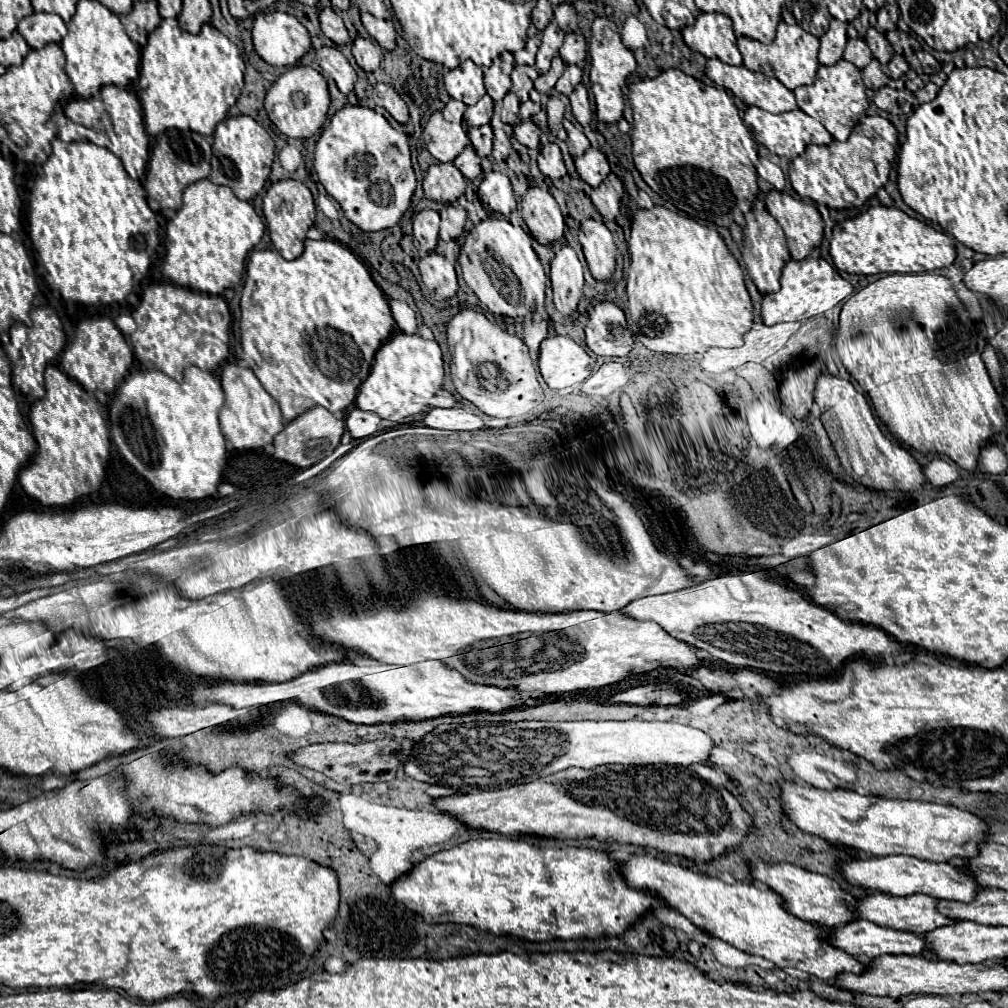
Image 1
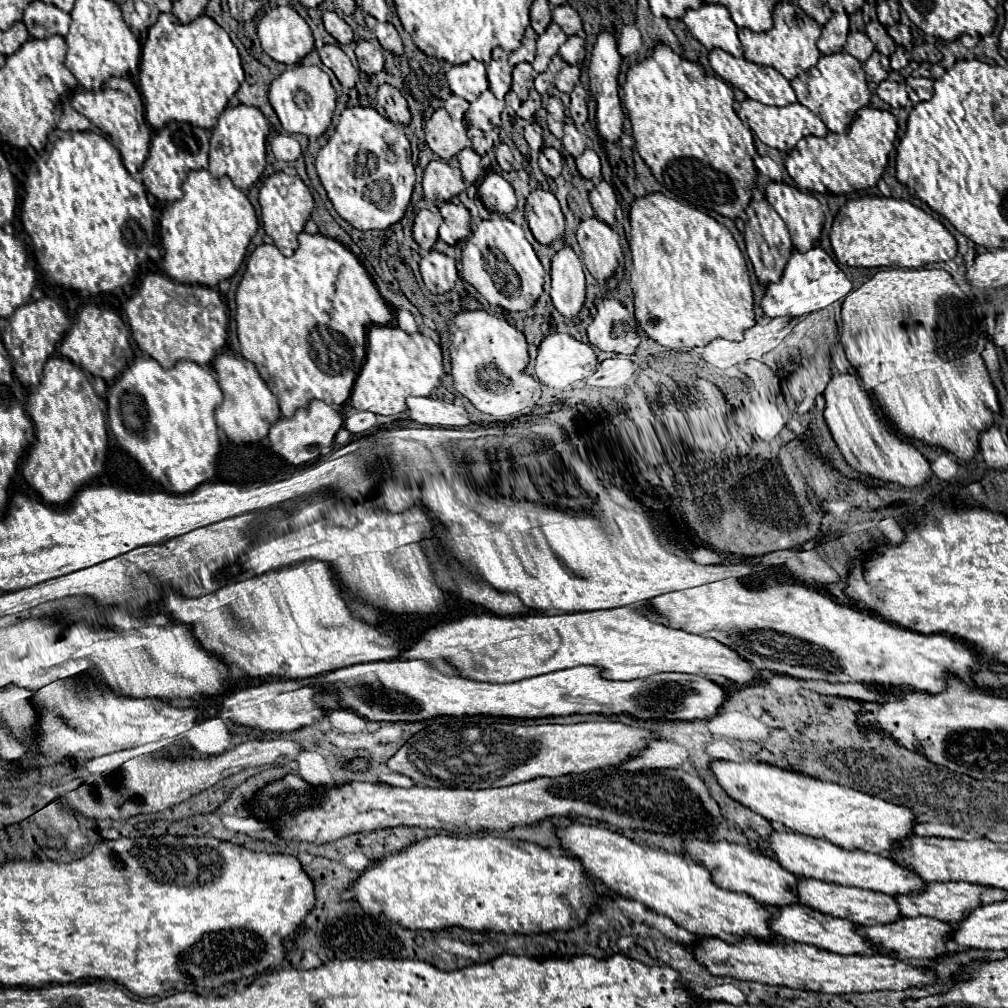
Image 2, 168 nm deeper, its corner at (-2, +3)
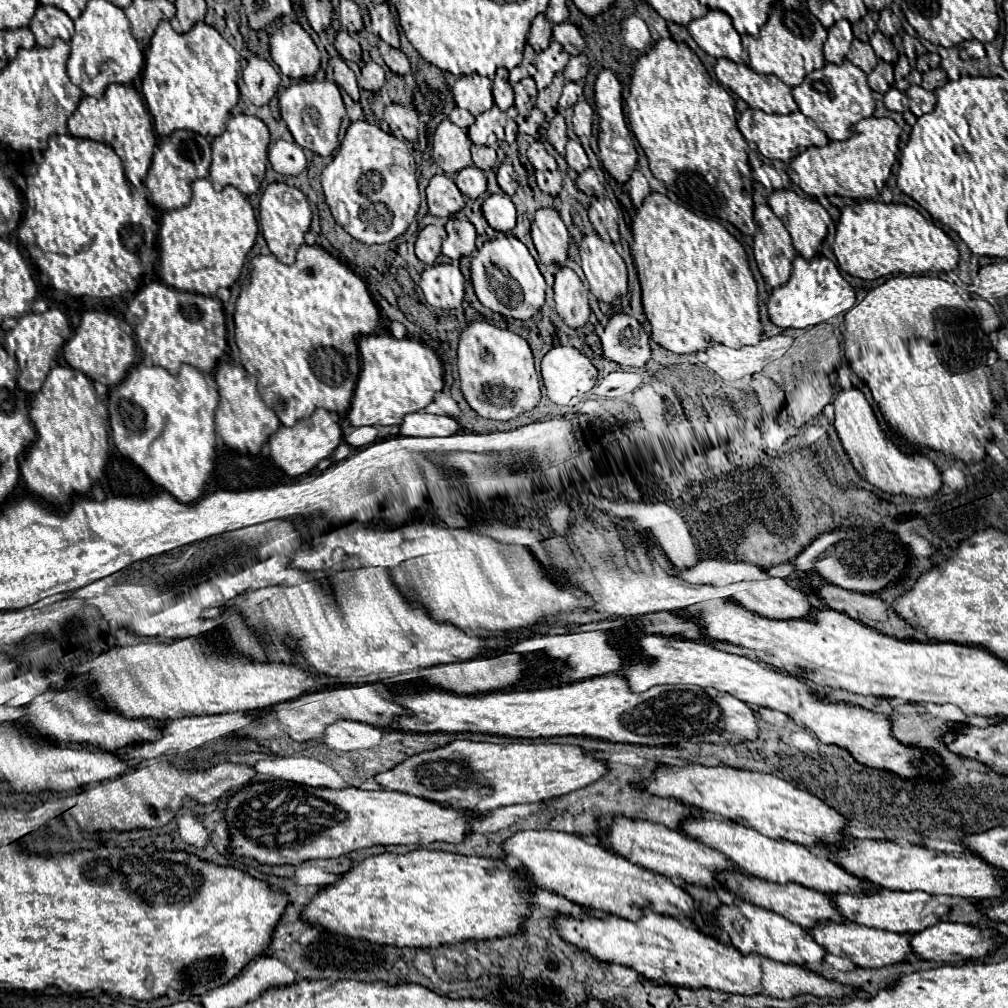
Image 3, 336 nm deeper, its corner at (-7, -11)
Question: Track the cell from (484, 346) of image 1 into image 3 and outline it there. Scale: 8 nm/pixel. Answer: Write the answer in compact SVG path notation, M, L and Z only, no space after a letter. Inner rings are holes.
M472 322L460 334L458 344L460 388L468 406L482 418L508 422L530 412L540 402L540 380L534 368L534 356L528 342L488 322Z

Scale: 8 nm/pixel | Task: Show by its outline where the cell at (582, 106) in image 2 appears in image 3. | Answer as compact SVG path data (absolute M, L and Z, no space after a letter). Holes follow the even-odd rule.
M580 100L576 106L574 106L574 118L572 118L572 124L574 124L574 132L578 138L590 138L592 136L592 118L594 118L594 110L590 108L588 102Z

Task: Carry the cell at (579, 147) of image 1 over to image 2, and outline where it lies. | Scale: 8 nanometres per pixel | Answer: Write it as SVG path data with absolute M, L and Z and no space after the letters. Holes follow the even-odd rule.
M565 124L565 136L563 136L561 142L563 142L565 150L567 150L573 158L581 156L583 150L587 148L587 146L585 146L585 136L575 128L575 124Z

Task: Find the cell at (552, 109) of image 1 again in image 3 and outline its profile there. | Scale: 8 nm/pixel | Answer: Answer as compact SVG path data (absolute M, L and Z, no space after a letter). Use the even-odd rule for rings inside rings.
M560 114L554 116L554 120L550 122L550 128L548 128L548 142L556 148L558 154L564 156L564 146L568 142L568 136L566 136L566 122Z

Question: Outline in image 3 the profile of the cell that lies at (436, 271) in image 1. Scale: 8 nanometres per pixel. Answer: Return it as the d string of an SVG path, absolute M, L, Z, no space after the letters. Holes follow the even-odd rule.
M432 264L422 272L420 288L430 306L452 310L462 304L464 276L458 266Z

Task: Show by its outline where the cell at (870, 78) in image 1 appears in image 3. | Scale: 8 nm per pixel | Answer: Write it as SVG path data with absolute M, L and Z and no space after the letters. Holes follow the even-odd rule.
M879 60L876 68L868 74L868 84L874 92L888 92L889 88L894 83L894 69L893 65Z

